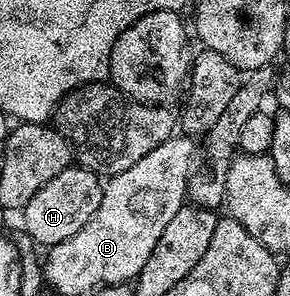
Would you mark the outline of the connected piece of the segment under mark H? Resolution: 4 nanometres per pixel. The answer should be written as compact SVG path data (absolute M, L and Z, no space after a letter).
M70 166L63 170L63 174L55 174L47 186L35 190L35 198L27 202L23 210L25 216L25 232L37 244L52 246L59 242L67 242L71 234L79 234L87 222L99 210L99 206L105 197L102 177L90 168Z

